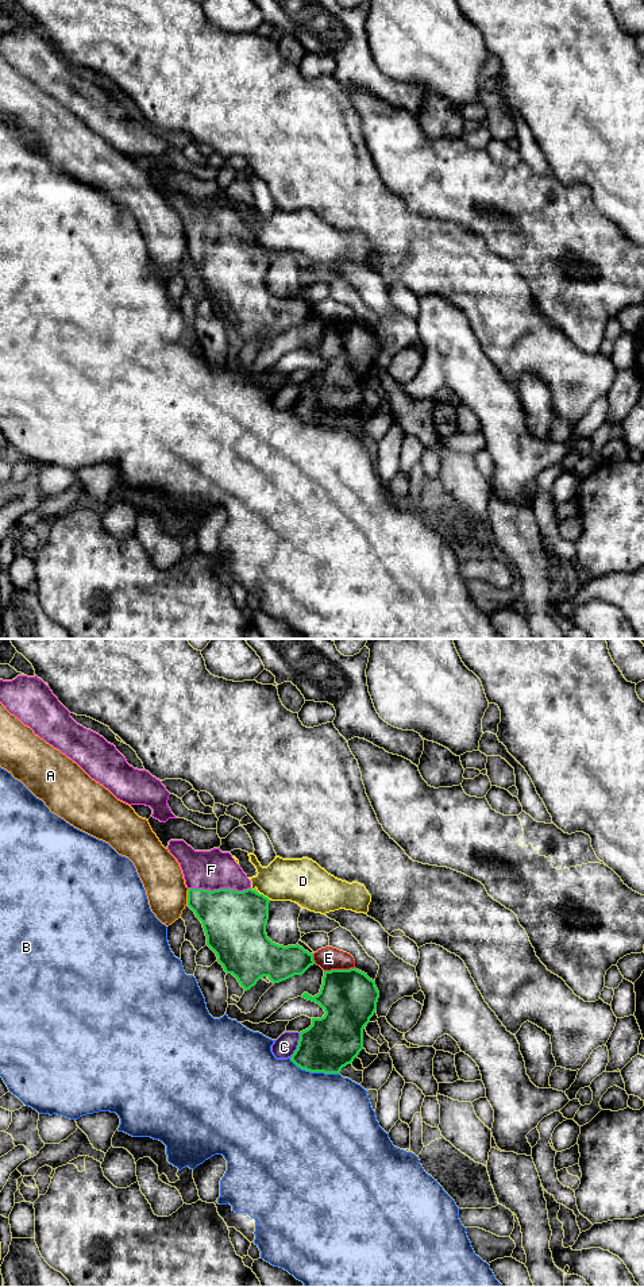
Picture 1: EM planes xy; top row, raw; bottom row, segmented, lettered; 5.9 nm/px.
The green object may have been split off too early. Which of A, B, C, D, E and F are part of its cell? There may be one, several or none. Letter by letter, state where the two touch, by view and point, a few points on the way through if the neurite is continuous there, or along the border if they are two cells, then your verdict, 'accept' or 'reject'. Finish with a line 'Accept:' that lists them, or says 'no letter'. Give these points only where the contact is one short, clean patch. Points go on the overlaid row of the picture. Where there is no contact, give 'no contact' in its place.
A: xy (188, 897) | along xy (189, 889), (186, 905) | reject
B: xy (315, 1071) | reject
C: xy (297, 1045) | reject
D: xy (262, 894) | along xy (258, 893), (262, 893), (269, 900) | reject
E: xy (339, 970) | along xy (354, 967), (324, 971) | reject
F: xy (220, 889) | across xy (234, 921), (220, 896), (220, 889), (211, 875), (211, 870) | accept
Accept: F

